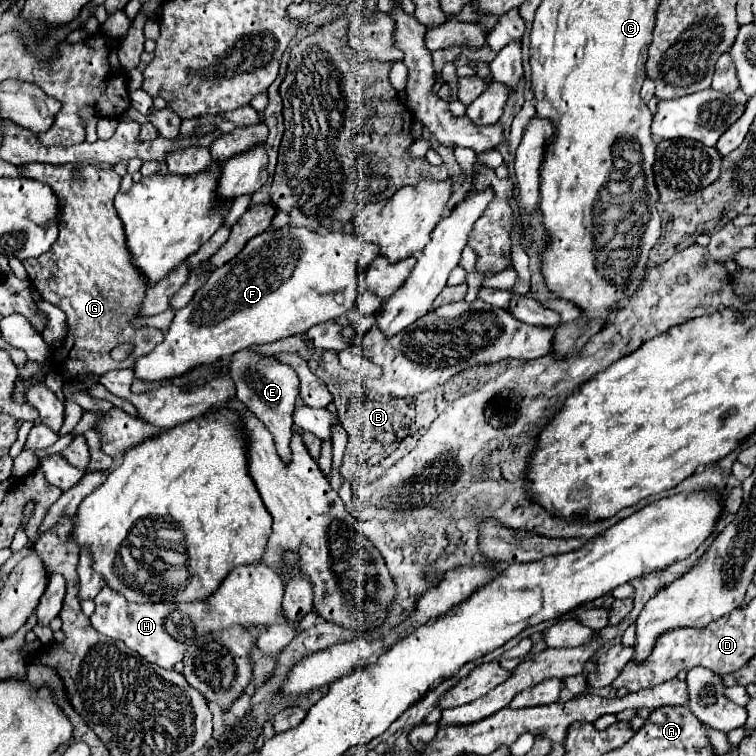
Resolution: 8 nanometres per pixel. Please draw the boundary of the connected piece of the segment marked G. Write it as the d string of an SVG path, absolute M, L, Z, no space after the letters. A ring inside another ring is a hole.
M28 163L28 165L24 165L24 175L32 177L36 181L48 183L52 187L52 191L60 197L58 241L52 245L52 249L48 253L44 253L36 259L22 261L28 271L28 279L30 279L32 287L42 295L42 299L60 307L66 313L68 335L64 337L62 345L50 353L48 363L50 363L52 371L56 371L58 375L66 375L68 379L74 381L76 377L86 377L86 375L102 377L104 373L108 373L112 369L134 367L134 361L138 357L148 355L158 343L162 343L162 331L144 333L144 331L138 331L132 327L132 321L142 317L140 307L142 307L146 291L150 289L150 283L146 281L146 275L138 267L134 267L132 253L128 253L128 245L126 245L124 225L114 209L114 197L120 189L122 177L110 165L94 165L94 163L84 163L84 165L78 165L78 163L66 163L66 165ZM144 335L150 335L150 339L146 341ZM128 341L134 345L132 355L120 363L114 361L110 357L110 351L116 345L128 343Z

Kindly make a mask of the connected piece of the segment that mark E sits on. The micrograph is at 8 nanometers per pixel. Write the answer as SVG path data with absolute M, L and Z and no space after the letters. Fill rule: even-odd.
M254 347L242 349L230 357L228 367L230 377L236 381L236 397L254 413L260 417L260 421L266 425L266 429L274 437L274 445L278 449L278 455L284 461L290 461L290 435L292 435L292 413L296 407L296 395L298 395L298 377L290 365L278 361L276 355L260 355Z

